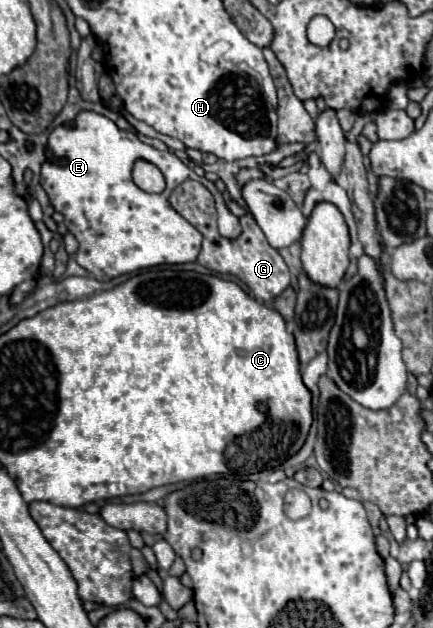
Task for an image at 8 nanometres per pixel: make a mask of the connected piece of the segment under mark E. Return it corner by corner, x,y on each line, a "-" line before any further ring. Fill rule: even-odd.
84,112
84,116
76,116
70,126
54,128
48,138
48,152
50,158
42,166
40,184
48,192
56,212
64,214
68,232
80,242
72,258
100,282
158,264
184,264
198,258
202,234
168,204
170,192
184,180
197,180
212,192
220,234
226,238
238,236
238,218
228,212
215,184
196,176
194,170
168,150
160,152
140,142
134,132
118,130
106,116
-
138,160
160,168
166,178
164,192
148,194
134,184
132,168

